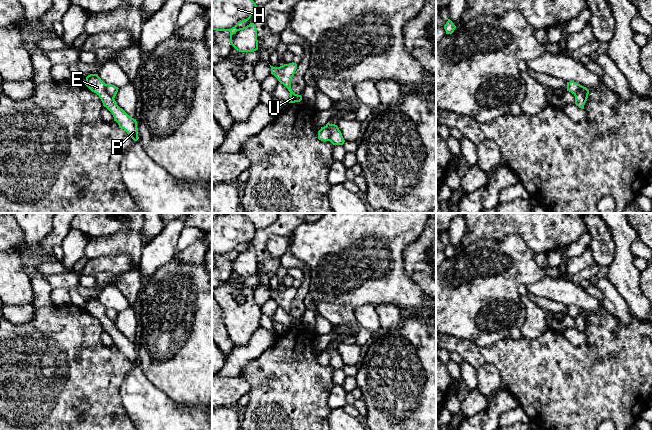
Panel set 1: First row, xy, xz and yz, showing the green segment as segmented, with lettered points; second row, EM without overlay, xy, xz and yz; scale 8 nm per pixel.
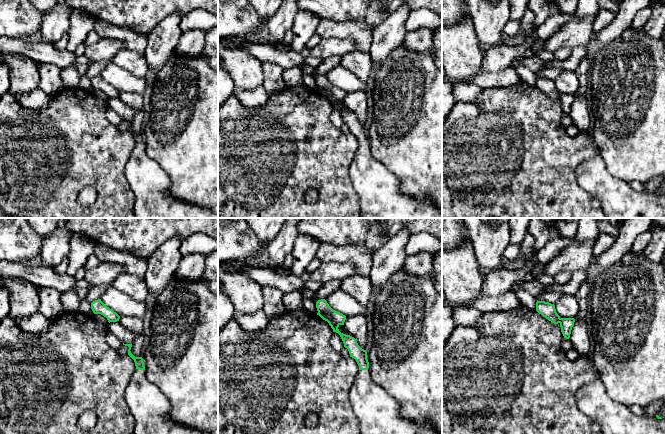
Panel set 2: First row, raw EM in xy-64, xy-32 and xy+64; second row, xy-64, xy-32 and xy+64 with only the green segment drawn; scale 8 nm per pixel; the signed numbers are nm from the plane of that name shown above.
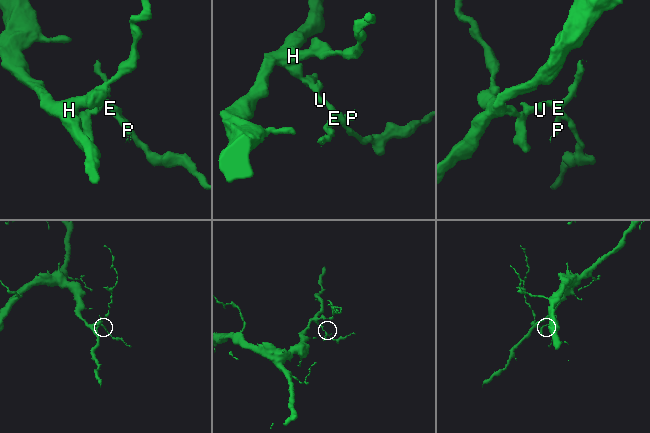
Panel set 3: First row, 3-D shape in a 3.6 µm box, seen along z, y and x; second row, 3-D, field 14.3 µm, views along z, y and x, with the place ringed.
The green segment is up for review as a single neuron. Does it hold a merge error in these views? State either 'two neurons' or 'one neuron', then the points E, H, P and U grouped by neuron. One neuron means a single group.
two neurons; E P / H U

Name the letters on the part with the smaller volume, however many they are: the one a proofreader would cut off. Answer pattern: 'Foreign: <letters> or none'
Foreign: E, P

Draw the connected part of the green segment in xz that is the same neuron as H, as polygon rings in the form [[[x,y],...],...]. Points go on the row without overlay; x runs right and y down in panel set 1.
[[[219,213],[212,219],[212,254],[229,255],[230,267],[239,276],[256,275],[256,249],[236,252],[248,245],[256,232],[256,227],[242,213]]]

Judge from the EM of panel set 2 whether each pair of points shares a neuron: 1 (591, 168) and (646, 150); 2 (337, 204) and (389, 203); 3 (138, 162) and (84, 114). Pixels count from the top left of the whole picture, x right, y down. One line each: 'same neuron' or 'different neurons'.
1: different neurons
2: different neurons
3: different neurons

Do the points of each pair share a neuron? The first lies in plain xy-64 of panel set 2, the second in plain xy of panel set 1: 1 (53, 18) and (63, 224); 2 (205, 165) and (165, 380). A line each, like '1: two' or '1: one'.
1: one
2: one

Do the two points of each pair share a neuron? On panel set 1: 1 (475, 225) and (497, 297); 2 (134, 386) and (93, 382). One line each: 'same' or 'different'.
1: different
2: different

